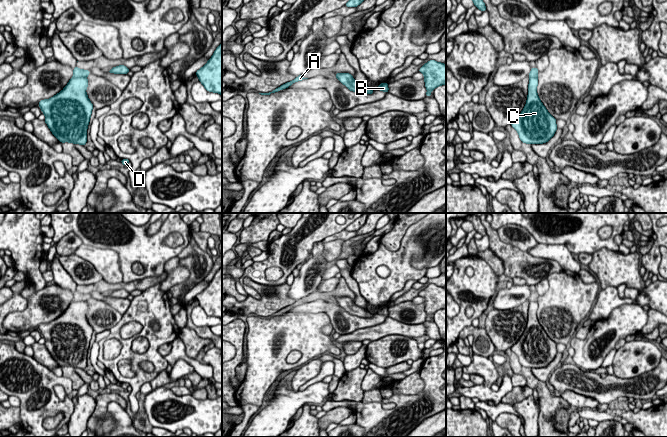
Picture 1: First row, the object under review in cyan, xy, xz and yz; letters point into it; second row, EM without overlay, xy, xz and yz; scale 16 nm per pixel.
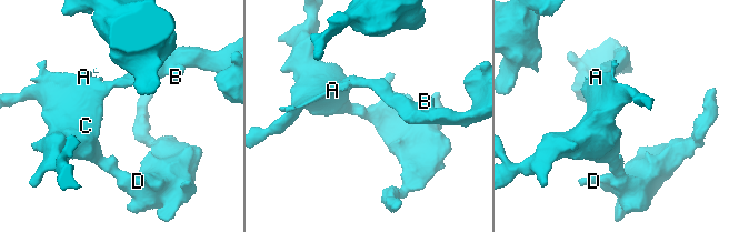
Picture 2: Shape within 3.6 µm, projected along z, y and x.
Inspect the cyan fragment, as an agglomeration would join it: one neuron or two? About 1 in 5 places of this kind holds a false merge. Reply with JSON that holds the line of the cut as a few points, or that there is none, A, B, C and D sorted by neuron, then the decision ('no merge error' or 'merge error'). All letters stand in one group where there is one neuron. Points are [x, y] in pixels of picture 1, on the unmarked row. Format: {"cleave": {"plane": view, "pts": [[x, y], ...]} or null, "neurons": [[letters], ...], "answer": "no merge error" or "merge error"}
{"cleave": null, "neurons": [["A", "B", "C", "D"]], "answer": "no merge error"}

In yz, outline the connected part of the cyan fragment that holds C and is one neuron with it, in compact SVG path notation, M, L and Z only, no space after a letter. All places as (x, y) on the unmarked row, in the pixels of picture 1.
M537 291L531 292L525 331L511 347L520 364L531 369L548 366L557 354L557 343L547 335L537 318L538 297Z

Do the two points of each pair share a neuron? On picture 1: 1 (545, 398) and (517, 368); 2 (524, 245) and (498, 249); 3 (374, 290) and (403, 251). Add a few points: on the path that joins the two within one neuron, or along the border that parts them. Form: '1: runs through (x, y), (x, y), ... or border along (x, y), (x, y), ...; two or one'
1: runs through (542, 390), (525, 373); one
2: border along (497, 231), (498, 237), (501, 240), (526, 251); two
3: runs through (385, 286), (400, 271), (400, 262); one

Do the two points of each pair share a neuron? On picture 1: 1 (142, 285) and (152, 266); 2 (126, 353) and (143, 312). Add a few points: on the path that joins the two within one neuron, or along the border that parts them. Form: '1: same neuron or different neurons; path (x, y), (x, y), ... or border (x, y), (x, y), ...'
1: different neurons; border (164, 270), (158, 276), (146, 276), (123, 282)
2: same neuron; path (129, 342), (145, 329), (145, 323)

